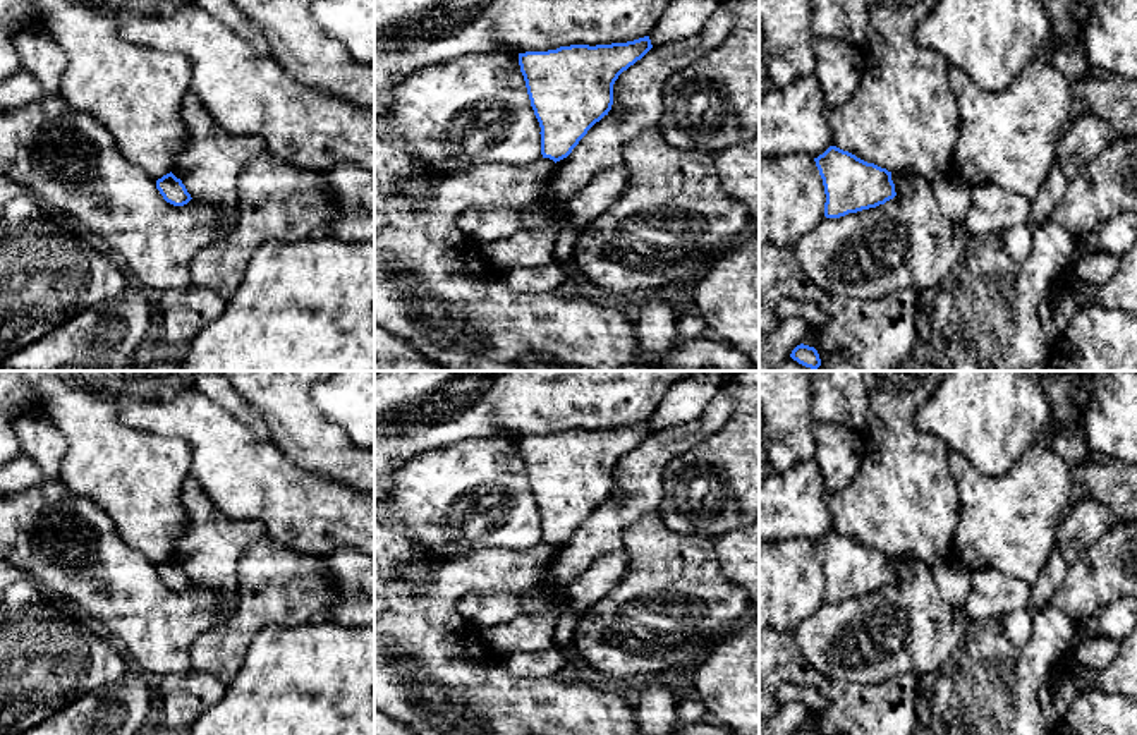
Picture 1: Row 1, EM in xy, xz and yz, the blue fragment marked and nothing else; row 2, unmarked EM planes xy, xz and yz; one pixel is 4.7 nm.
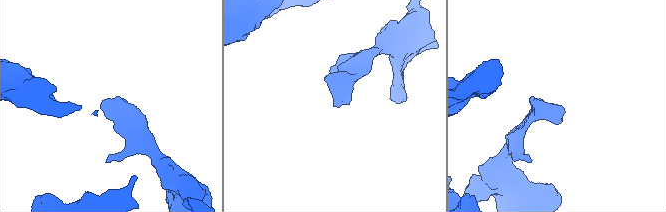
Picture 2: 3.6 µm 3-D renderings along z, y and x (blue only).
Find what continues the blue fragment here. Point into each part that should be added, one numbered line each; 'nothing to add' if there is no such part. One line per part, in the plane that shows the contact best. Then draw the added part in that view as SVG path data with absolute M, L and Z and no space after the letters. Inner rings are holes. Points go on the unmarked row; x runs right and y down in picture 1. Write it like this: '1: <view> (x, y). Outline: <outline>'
nothing to add

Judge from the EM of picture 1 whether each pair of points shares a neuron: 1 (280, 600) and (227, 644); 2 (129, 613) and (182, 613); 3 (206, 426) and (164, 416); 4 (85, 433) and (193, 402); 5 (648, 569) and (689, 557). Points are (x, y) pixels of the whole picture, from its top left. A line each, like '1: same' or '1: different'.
1: same
2: same
3: same
4: different
5: same

